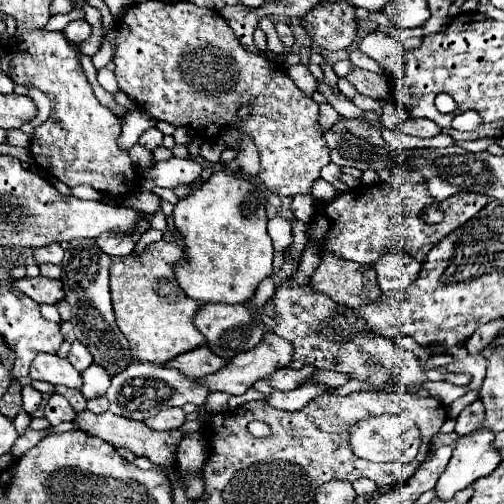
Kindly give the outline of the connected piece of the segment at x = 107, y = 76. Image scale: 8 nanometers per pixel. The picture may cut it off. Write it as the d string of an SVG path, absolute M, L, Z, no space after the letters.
M102 68L102 70L98 70L98 82L108 90L108 92L116 92L118 90L118 86L116 86L116 76L114 76L114 72L110 72L110 70L106 70L106 68Z

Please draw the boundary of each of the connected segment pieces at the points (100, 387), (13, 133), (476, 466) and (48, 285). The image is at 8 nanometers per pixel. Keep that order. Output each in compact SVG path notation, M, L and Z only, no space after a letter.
M92 364L88 366L84 372L82 372L82 388L80 392L84 394L84 398L98 398L98 396L104 396L108 386L110 386L110 376L104 372L104 368L100 368L98 364Z
M8 130L6 144L12 144L12 146L28 146L30 144L30 136L26 136L20 130Z
M484 432L484 436L470 436L454 448L446 470L434 486L436 498L452 498L458 490L468 488L476 478L488 476L502 462L500 454L492 448L492 440L494 436Z
M44 276L38 278L22 278L22 280L14 280L10 284L12 290L24 292L26 296L30 296L32 300L36 300L38 304L56 304L58 300L64 298L64 290L62 290L62 282L60 280L50 280Z

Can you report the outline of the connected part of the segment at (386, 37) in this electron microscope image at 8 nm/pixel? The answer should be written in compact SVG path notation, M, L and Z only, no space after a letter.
M370 32L366 34L358 48L368 54L370 58L374 58L380 66L384 66L384 70L394 78L398 80L400 76L404 76L404 48L400 46L400 42L396 38L392 38L390 34L386 32Z

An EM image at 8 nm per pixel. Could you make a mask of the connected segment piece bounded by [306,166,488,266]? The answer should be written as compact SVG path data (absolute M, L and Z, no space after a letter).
M394 168L390 182L372 186L358 186L354 190L338 194L328 204L316 204L316 212L308 222L308 246L316 246L318 252L334 254L342 260L354 260L366 266L374 266L384 254L392 250L406 250L418 262L426 260L426 254L452 230L468 222L486 202L484 194L460 192L440 204L444 220L438 224L426 224L422 212L436 200L424 192L418 172L406 168Z

